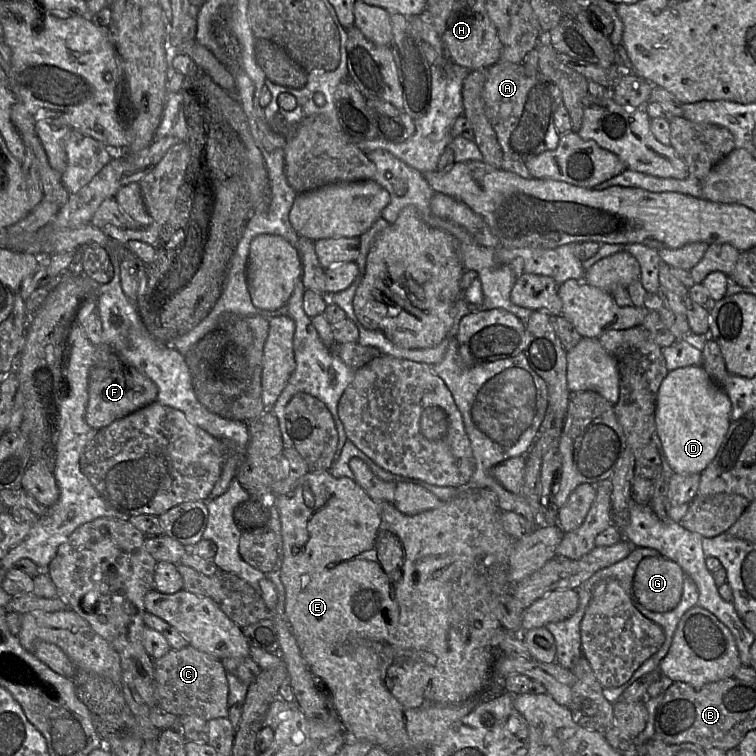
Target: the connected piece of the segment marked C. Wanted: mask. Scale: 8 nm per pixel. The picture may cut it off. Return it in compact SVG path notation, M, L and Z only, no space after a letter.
M192 646L169 650L154 660L155 698L164 710L178 717L195 715L209 721L228 717L229 687L222 661Z

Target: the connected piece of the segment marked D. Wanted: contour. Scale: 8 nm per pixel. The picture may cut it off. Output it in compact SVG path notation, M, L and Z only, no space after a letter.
M687 366L669 371L657 394L656 434L674 473L701 474L715 458L731 424L731 400L703 369Z

